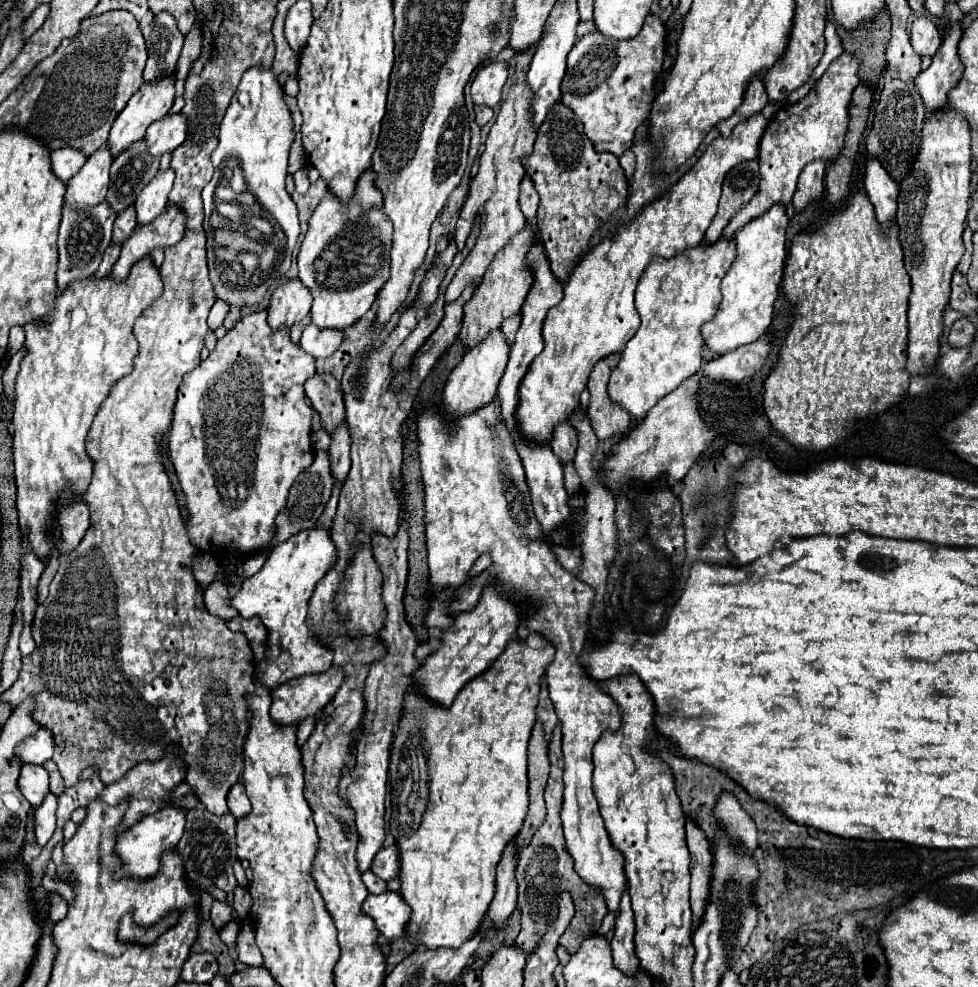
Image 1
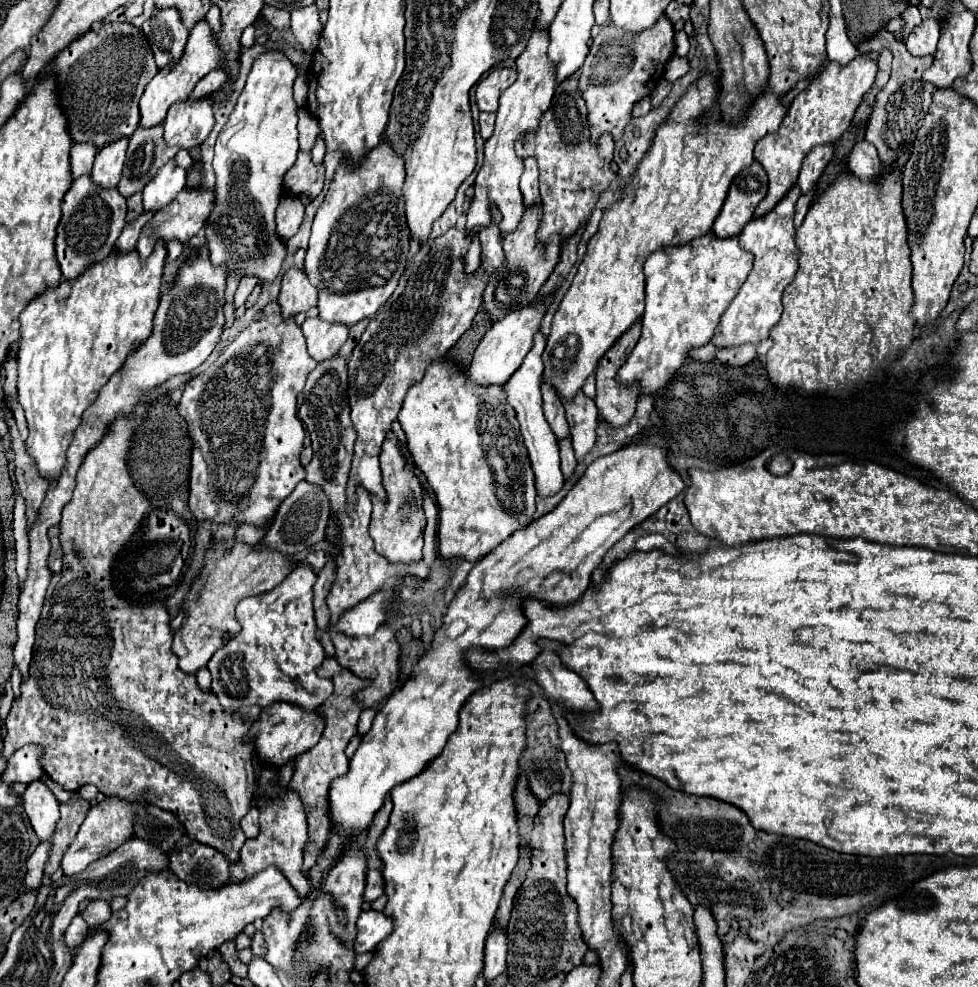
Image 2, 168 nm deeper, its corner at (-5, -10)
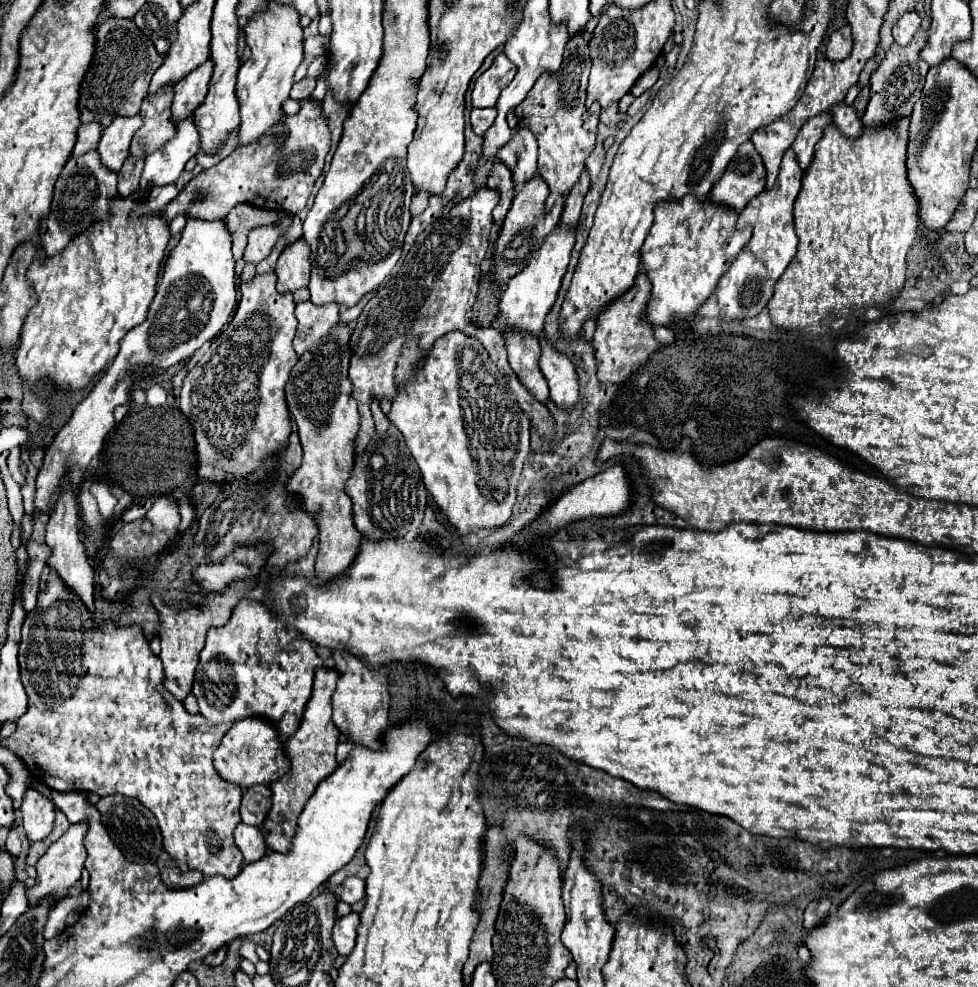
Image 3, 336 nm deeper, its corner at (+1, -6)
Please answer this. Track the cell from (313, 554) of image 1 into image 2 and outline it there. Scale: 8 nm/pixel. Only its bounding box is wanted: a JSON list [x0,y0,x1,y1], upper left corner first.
[206,564,334,710]

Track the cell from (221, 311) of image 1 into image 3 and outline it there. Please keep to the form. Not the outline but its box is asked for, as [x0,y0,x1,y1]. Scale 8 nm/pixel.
[244,212,292,264]

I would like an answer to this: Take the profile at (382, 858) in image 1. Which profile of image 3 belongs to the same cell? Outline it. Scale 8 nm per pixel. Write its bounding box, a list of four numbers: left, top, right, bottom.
[338,876,366,904]

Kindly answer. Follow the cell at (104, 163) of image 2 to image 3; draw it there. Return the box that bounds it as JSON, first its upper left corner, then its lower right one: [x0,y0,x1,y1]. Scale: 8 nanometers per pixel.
[98,114,142,172]

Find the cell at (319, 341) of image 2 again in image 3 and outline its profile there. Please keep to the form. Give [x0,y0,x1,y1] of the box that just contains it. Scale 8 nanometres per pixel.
[294,302,338,354]

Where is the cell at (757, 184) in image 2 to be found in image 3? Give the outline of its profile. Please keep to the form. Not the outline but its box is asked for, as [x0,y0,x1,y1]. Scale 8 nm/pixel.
[710,140,766,212]

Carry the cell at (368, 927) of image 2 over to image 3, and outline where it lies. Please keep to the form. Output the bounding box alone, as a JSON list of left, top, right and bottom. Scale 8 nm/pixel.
[332,912,360,956]

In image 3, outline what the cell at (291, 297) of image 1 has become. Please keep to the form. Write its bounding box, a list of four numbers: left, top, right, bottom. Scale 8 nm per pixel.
[276,240,310,292]

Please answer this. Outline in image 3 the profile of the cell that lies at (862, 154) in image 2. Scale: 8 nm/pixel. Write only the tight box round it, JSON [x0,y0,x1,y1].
[832,104,862,140]

